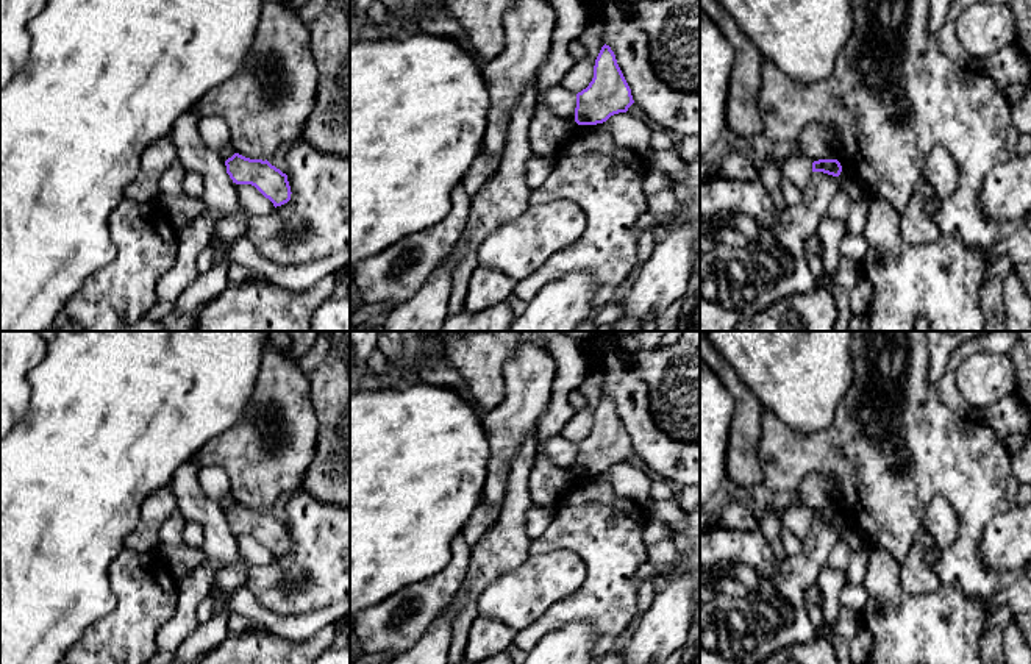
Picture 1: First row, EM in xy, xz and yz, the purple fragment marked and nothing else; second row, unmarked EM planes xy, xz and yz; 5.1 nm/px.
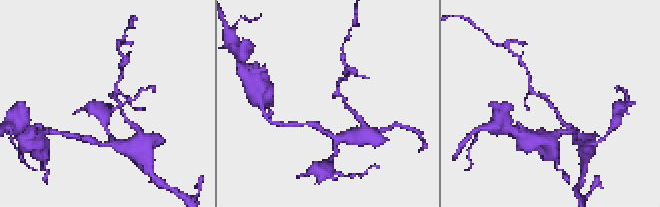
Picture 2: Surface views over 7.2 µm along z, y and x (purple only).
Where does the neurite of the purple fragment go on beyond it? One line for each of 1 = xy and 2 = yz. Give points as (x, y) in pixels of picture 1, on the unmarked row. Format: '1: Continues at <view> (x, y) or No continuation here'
1: No continuation here
2: No continuation here

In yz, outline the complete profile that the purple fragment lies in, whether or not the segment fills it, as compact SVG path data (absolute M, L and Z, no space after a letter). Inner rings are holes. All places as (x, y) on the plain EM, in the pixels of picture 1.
M819 509L812 512L812 522L823 522L833 527L839 527L842 516L837 509Z

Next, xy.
M234 503L225 511L225 516L233 533L255 536L275 558L291 550L287 525L267 509L250 509Z

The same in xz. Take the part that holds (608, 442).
M603 395L594 416L594 428L576 444L575 472L597 475L626 462L634 453L631 439L609 395Z

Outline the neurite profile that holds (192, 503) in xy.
M192 459L173 475L169 487L177 497L178 512L203 527L202 550L223 567L244 566L245 587L259 605L278 616L303 616L341 600L350 600L350 508L322 503L298 487L286 505L291 550L270 564L253 566L239 552L237 534L227 523L225 511L212 502L198 481L200 466Z

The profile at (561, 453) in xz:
M561 436L551 437L540 447L542 453L559 469L575 470L576 445L562 439Z

